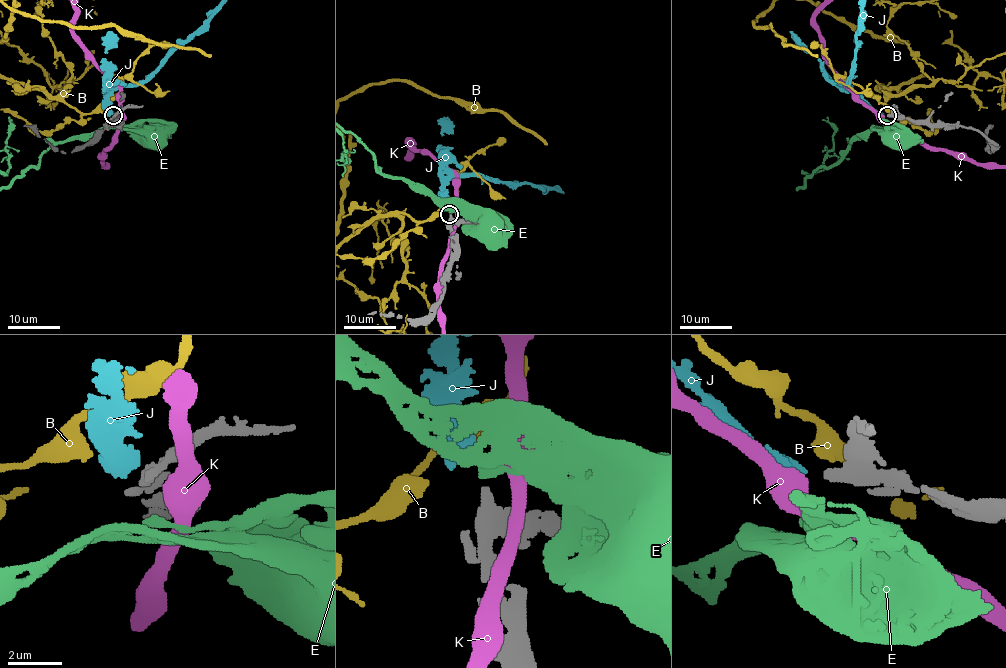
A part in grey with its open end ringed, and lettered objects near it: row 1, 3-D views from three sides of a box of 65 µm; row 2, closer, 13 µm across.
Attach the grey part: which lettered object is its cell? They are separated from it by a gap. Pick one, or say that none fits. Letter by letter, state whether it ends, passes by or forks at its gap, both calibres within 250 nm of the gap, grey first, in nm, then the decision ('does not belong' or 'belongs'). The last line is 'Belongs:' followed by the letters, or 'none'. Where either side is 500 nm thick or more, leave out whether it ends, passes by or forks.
B: 340 nm thick on the grey side, 550 nm on the other; does not belong
E: it ends there; 340 nm thick on the grey side, 400 nm on the other; does not belong
J: 340 nm thick on the grey side, 600 nm on the other; belongs
K: 340 nm thick on the grey side, 700 nm on the other; does not belong
Belongs: J

